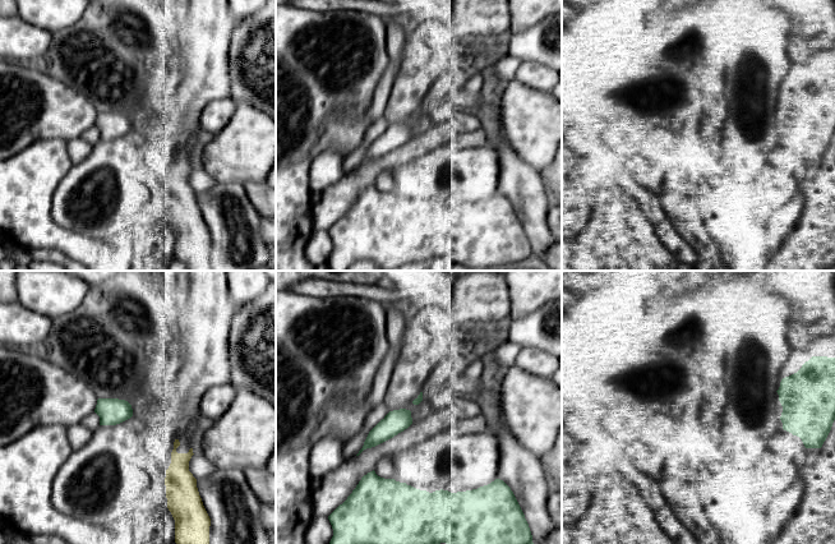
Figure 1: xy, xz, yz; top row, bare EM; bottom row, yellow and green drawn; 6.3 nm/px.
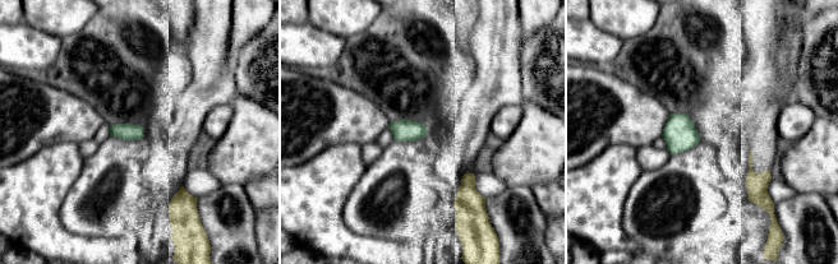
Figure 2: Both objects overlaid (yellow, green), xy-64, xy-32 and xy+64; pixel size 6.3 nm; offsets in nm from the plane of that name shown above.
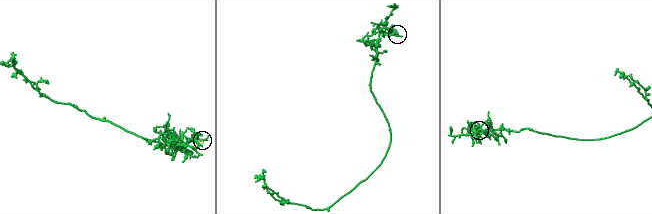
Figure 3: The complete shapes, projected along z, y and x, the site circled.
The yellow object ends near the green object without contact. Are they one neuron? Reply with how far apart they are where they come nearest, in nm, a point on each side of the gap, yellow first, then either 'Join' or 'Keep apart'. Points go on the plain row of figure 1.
Distance 320 nm. Across: xy (175, 153), (132, 129). Keep apart

